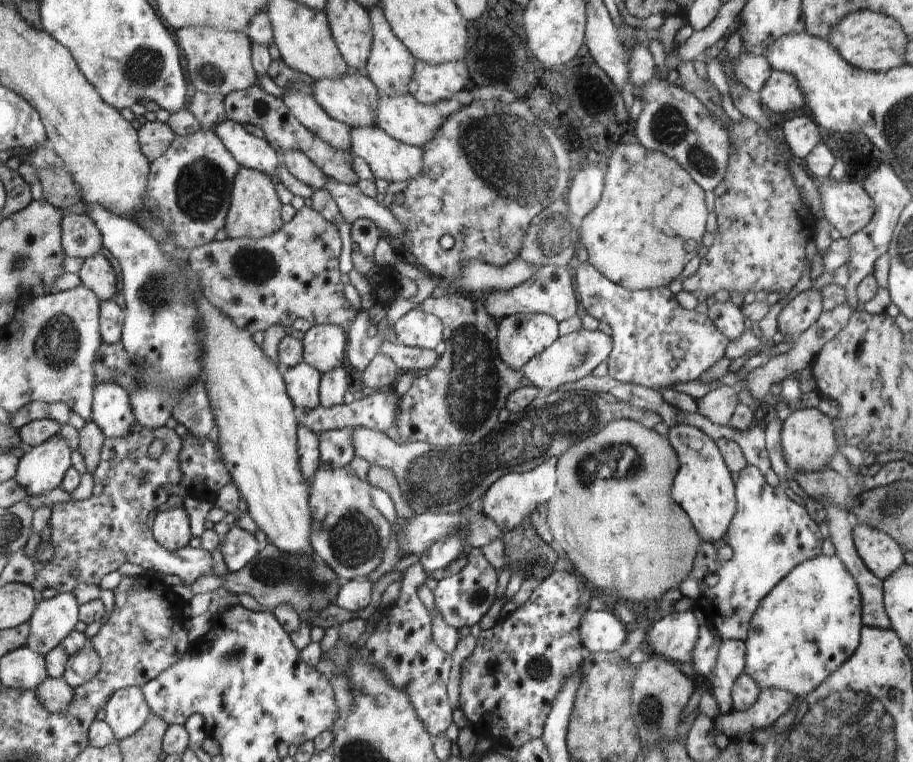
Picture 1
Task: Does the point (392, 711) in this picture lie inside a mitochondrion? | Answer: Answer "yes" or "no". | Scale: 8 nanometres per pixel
no

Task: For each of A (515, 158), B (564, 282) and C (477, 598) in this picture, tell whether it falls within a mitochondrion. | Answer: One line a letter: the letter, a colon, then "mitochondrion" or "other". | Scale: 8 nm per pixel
A: mitochondrion
B: other
C: mitochondrion

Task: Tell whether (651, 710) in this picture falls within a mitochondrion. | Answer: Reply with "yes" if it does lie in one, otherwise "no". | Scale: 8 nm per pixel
yes

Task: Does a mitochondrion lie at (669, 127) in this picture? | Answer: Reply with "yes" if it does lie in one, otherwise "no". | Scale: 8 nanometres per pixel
yes

